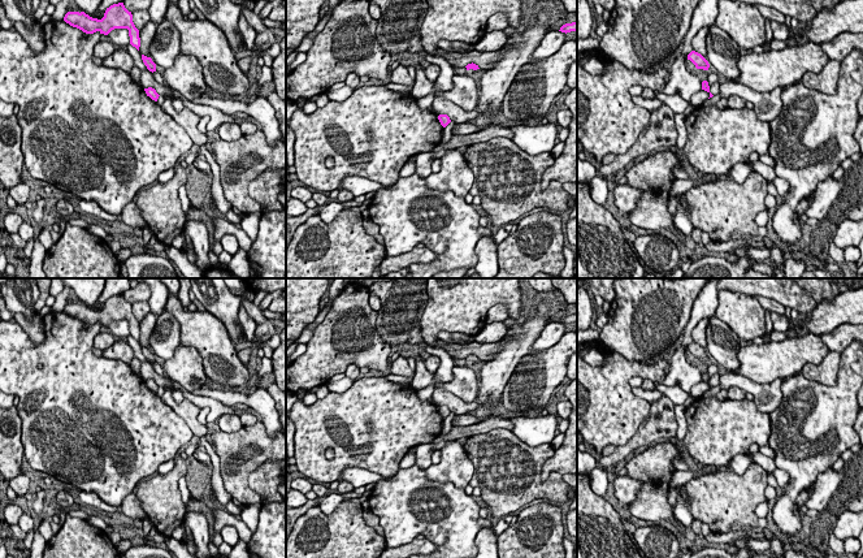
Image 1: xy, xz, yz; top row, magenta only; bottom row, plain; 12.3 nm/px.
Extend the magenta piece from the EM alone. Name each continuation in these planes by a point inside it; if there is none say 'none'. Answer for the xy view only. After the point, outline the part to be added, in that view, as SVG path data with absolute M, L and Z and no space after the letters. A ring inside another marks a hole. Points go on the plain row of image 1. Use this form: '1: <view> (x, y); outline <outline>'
none

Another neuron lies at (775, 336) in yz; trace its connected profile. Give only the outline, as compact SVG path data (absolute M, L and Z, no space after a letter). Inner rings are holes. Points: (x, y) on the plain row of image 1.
M788 329L786 332L772 330L769 336L771 341L775 341L775 342L780 342L788 338L797 338L797 337L799 336L795 329Z

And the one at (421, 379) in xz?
M416 360L416 369L413 375L413 380L411 382L411 386L415 390L421 390L426 386L429 386L435 377L435 373L430 373L424 364L424 360Z

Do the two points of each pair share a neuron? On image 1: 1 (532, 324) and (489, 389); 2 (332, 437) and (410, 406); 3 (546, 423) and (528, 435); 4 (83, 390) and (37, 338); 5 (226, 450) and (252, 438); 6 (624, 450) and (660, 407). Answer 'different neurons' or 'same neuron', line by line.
1: same neuron
2: same neuron
3: same neuron
4: different neurons
5: same neuron
6: same neuron

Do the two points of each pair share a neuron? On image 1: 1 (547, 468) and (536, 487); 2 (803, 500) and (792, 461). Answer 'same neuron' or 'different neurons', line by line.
1: different neurons
2: different neurons

